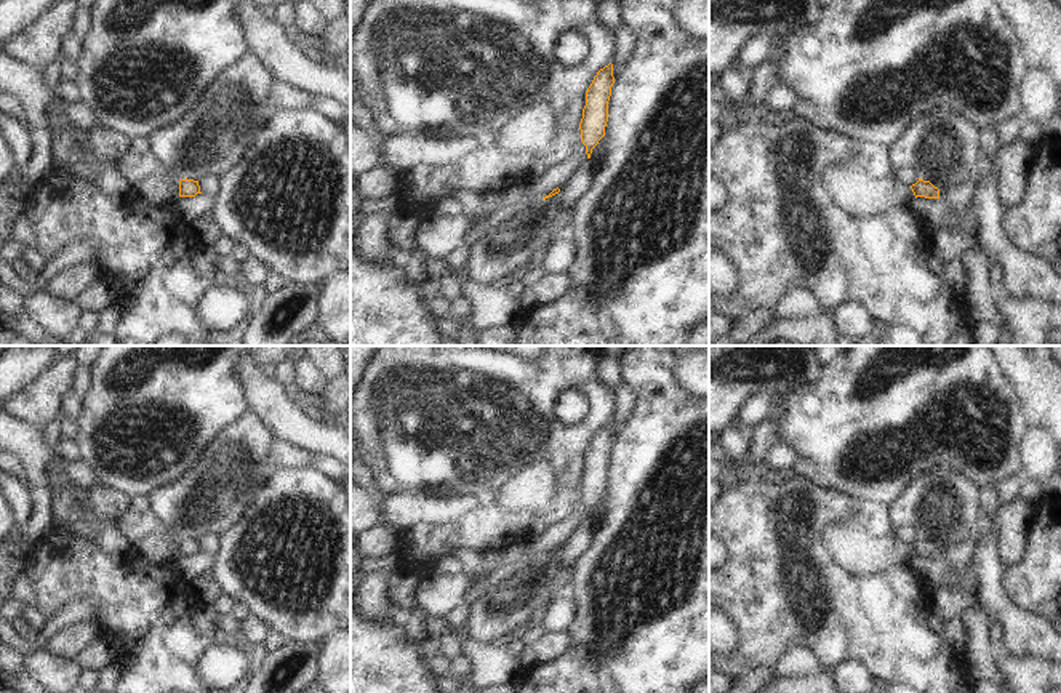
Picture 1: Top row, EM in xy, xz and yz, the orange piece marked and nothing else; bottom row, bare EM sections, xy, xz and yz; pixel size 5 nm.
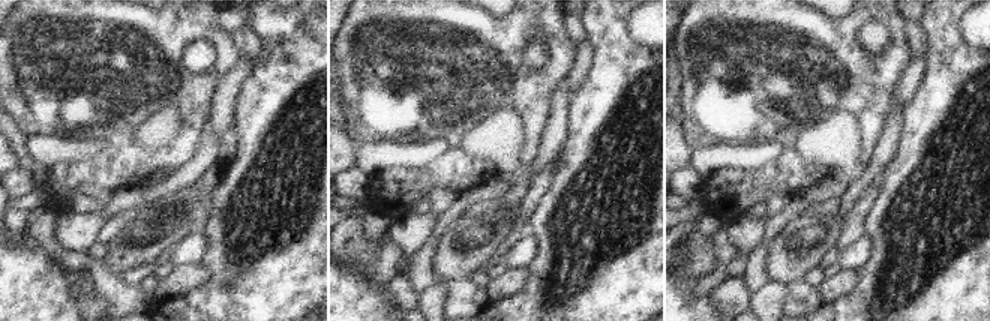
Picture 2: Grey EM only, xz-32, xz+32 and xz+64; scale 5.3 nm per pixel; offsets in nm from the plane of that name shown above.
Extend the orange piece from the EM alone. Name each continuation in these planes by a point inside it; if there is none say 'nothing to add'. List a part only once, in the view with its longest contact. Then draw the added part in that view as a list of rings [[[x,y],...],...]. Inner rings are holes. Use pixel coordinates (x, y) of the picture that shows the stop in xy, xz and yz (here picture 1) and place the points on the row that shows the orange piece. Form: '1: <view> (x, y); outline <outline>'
nothing to add

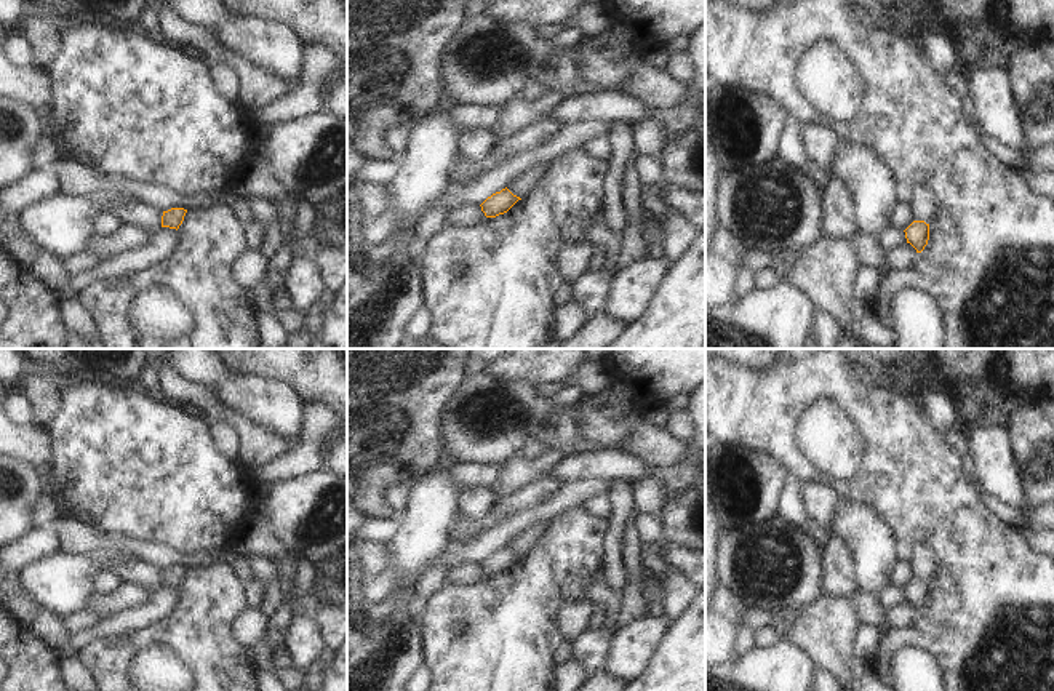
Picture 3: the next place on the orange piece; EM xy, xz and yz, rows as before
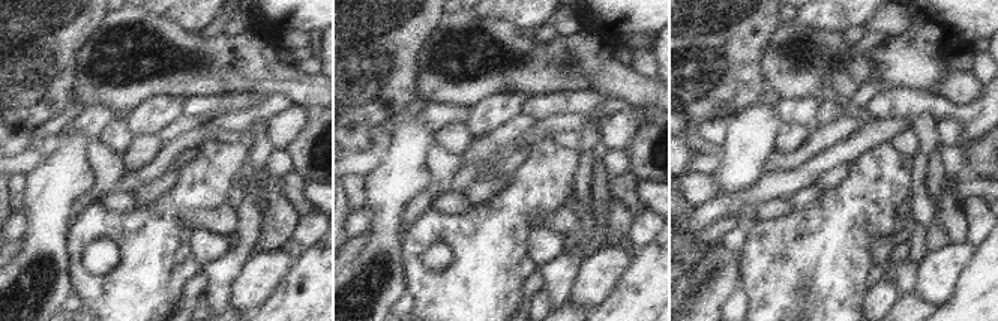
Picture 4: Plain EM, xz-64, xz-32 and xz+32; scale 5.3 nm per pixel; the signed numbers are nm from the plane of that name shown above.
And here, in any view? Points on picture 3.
nothing to add

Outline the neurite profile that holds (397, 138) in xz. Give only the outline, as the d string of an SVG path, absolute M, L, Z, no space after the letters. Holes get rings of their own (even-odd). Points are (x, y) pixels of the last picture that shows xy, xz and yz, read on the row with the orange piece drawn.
M397 126L384 134L384 141L392 154L398 158L408 146L408 126Z

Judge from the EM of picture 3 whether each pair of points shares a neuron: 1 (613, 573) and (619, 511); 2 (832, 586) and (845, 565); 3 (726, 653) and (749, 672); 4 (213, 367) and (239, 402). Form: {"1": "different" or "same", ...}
{"1": "same", "2": "same", "3": "different", "4": "different"}

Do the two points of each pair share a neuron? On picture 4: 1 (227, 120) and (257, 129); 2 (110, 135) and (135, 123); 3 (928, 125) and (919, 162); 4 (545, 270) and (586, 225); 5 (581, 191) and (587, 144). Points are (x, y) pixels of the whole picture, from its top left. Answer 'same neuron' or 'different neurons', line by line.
1: different neurons
2: different neurons
3: same neuron
4: same neuron
5: same neuron

